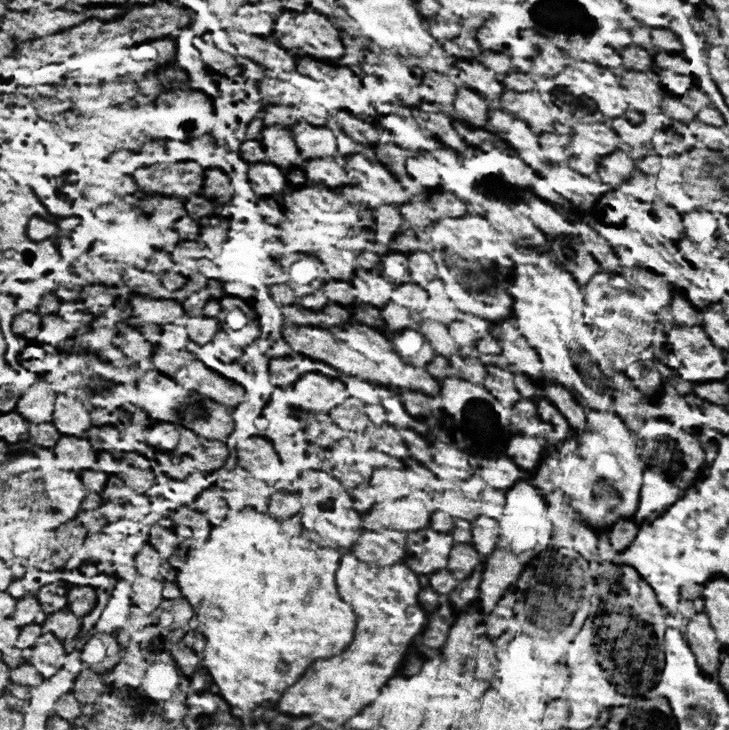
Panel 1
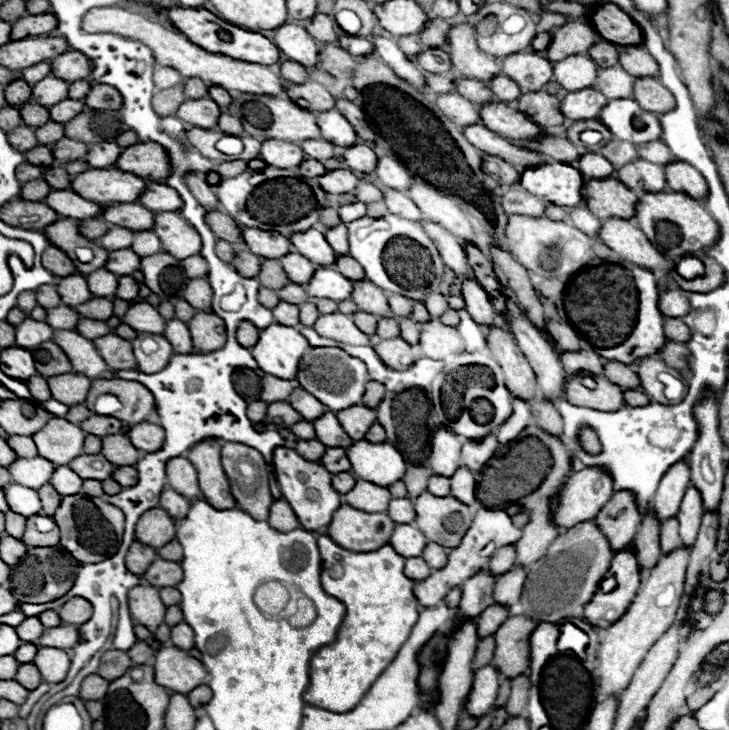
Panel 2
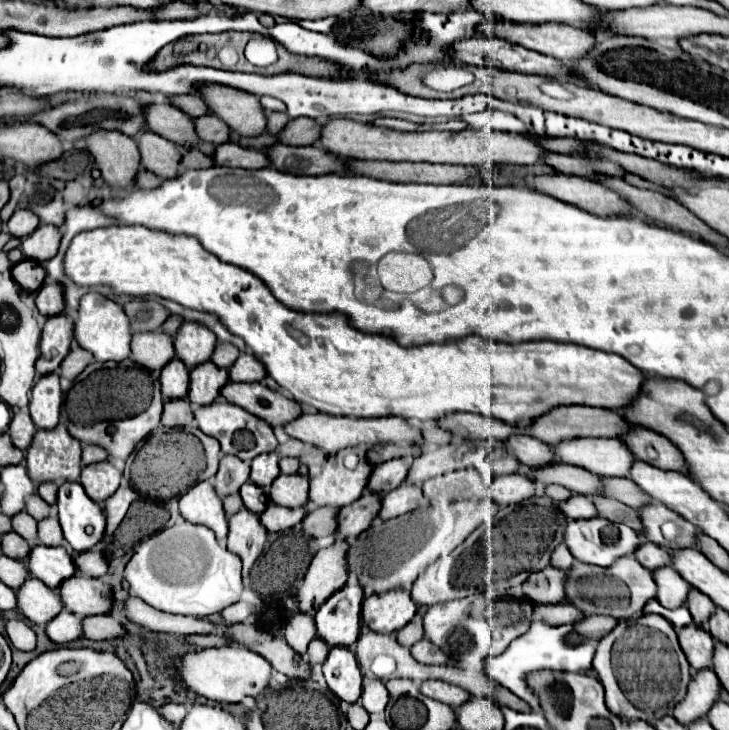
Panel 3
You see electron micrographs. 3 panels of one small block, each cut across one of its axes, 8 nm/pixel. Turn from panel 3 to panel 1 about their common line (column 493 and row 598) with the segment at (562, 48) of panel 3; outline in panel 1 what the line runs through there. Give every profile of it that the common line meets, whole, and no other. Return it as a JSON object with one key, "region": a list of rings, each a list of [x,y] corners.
{"region":[[[24,596],[24,598],[18,600],[18,606],[16,606],[12,618],[14,618],[20,626],[24,626],[24,624],[32,624],[34,618],[36,618],[36,614],[38,614],[38,610],[40,610],[38,602],[32,600],[30,596]]]}

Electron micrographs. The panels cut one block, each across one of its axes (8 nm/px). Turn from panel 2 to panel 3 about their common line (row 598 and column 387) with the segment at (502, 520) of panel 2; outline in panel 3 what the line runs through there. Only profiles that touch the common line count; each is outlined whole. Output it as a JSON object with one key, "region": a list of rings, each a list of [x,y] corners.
{"region":[[[302,414],[296,420],[284,424],[284,432],[296,440],[314,444],[328,454],[336,454],[348,446],[362,446],[362,444],[388,444],[388,442],[408,442],[408,444],[422,444],[422,434],[408,426],[406,420],[398,420],[396,416],[388,418],[370,418],[370,420],[356,420],[346,416],[330,416],[330,414]]]}

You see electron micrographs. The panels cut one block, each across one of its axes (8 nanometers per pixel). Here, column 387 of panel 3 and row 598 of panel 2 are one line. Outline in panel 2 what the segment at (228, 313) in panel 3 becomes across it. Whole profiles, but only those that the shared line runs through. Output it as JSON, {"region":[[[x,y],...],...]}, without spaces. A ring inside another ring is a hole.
{"region":[[[320,534],[318,538],[318,550],[322,558],[322,588],[326,594],[338,598],[346,606],[346,616],[342,620],[342,626],[338,630],[338,636],[332,644],[320,648],[312,660],[310,660],[310,686],[304,692],[304,700],[308,704],[314,704],[318,708],[330,710],[330,712],[348,712],[352,710],[366,694],[366,690],[376,682],[376,678],[384,672],[384,668],[394,660],[400,646],[408,640],[412,626],[418,620],[418,602],[412,592],[414,580],[404,576],[404,558],[394,552],[390,544],[374,550],[374,552],[350,552],[342,546],[338,546],[330,536]],[[376,554],[382,554],[386,558],[376,558]],[[340,566],[342,572],[334,572],[334,568]]]}

